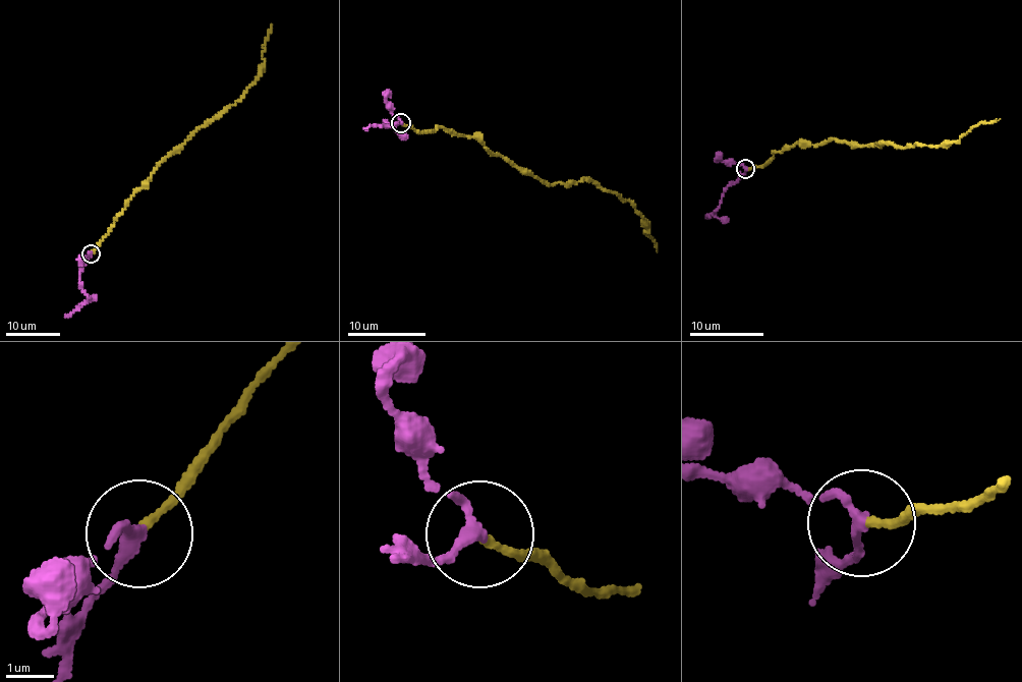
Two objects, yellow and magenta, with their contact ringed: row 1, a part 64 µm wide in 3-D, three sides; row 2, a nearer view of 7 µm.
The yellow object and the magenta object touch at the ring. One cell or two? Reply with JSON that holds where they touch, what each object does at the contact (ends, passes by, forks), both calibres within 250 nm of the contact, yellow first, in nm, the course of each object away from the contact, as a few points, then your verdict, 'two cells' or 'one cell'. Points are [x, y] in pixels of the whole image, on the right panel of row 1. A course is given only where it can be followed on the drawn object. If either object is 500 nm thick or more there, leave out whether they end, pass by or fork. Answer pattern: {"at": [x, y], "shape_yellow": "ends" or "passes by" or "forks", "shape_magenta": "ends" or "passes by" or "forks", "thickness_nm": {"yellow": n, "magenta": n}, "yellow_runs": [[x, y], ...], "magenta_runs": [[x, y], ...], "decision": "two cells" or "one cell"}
{"at": [745, 169], "shape_yellow": "ends", "shape_magenta": "ends", "thickness_nm": {"yellow": 150, "magenta": 320}, "yellow_runs": [[747, 168], [764, 164], [774, 152], [834, 139], [853, 148], [956, 143], [976, 125], [1000, 118]], "magenta_runs": [[745, 168], [745, 174], [724, 192], [718, 208], [707, 217]], "decision": "one cell"}

